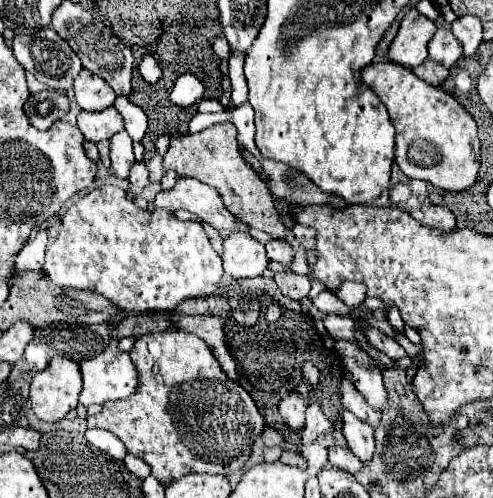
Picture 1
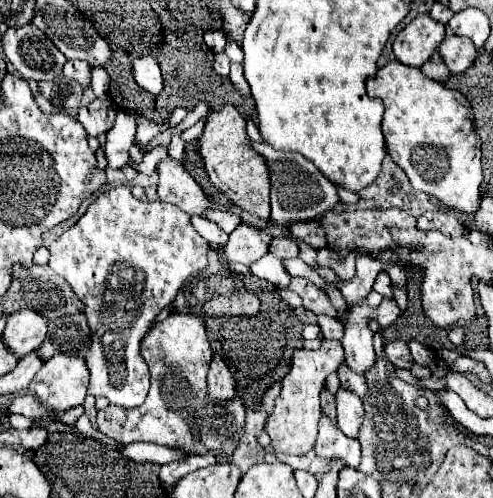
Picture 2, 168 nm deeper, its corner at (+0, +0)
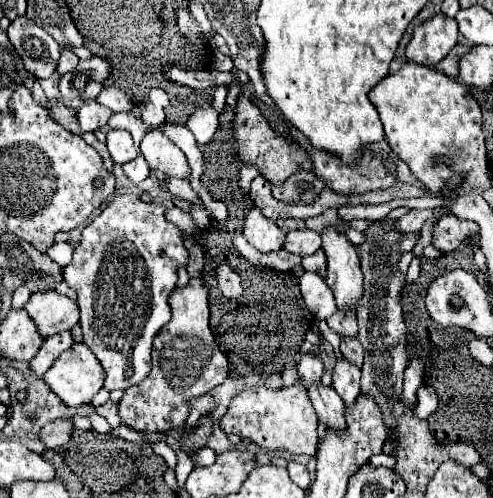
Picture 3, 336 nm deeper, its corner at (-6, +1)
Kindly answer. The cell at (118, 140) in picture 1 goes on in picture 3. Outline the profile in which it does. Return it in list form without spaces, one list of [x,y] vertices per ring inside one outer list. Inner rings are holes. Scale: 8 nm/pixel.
[[[109,130],[107,132],[107,150],[115,164],[127,164],[137,156],[137,148],[127,130]]]

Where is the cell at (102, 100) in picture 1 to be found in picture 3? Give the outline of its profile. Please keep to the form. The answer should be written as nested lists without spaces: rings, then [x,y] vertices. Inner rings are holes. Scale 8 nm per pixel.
[[[63,50],[63,52],[61,52],[59,66],[57,66],[57,72],[59,72],[59,74],[67,74],[67,72],[71,72],[77,64],[79,64],[79,58],[77,58],[73,52]]]

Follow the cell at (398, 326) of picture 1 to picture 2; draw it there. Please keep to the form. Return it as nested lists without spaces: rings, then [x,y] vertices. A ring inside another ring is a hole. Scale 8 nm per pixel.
[[[381,271],[381,273],[377,275],[377,281],[375,281],[373,289],[379,291],[383,297],[393,297],[393,293],[391,293],[391,277],[389,277],[387,271]]]

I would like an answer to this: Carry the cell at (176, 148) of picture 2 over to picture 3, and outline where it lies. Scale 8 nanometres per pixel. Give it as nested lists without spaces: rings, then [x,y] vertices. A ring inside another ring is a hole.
[[[201,108],[197,110],[189,120],[187,120],[187,128],[193,132],[197,144],[207,144],[215,130],[217,130],[217,112],[213,108]]]

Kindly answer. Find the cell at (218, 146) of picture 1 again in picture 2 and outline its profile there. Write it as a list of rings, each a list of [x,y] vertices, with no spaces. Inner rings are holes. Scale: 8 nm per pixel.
[[[225,105],[221,111],[215,111],[207,117],[205,131],[199,139],[201,157],[205,161],[207,175],[211,183],[219,189],[219,183],[227,187],[229,191],[223,191],[237,207],[241,207],[247,213],[255,213],[261,219],[269,219],[269,167],[257,153],[253,153],[253,147],[249,145],[249,137],[245,131],[247,119],[233,107]]]

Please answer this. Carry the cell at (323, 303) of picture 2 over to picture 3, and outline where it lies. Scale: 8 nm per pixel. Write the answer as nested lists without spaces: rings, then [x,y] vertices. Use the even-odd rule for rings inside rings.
[[[317,250],[311,256],[303,256],[301,264],[303,264],[305,272],[313,272],[313,274],[319,274],[323,278],[327,274],[327,260],[325,260],[325,252],[323,250]]]

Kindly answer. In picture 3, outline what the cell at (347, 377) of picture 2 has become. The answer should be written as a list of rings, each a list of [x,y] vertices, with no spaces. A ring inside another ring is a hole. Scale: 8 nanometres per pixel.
[[[341,340],[341,354],[347,362],[355,364],[357,368],[363,366],[363,348],[359,340]]]

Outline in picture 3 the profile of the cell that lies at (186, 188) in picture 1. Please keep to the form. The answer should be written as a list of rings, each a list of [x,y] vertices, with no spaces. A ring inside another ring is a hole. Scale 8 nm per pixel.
[[[149,132],[141,140],[141,154],[153,170],[161,170],[165,176],[189,180],[191,168],[185,154],[161,132]]]

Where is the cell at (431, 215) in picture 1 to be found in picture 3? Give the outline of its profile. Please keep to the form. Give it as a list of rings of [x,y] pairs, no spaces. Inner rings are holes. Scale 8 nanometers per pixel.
[[[453,214],[441,216],[433,224],[433,238],[431,244],[441,252],[453,252],[465,238],[477,234],[477,224],[469,220],[459,220]]]

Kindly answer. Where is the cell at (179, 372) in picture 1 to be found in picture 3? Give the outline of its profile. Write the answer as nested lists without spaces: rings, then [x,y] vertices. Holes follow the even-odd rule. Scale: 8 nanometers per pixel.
[[[201,280],[191,282],[171,294],[171,322],[153,340],[153,368],[143,384],[129,388],[119,402],[121,424],[141,434],[159,434],[185,428],[189,416],[189,400],[205,396],[211,388],[221,386],[229,374],[227,358],[221,354],[209,328],[207,288]]]

